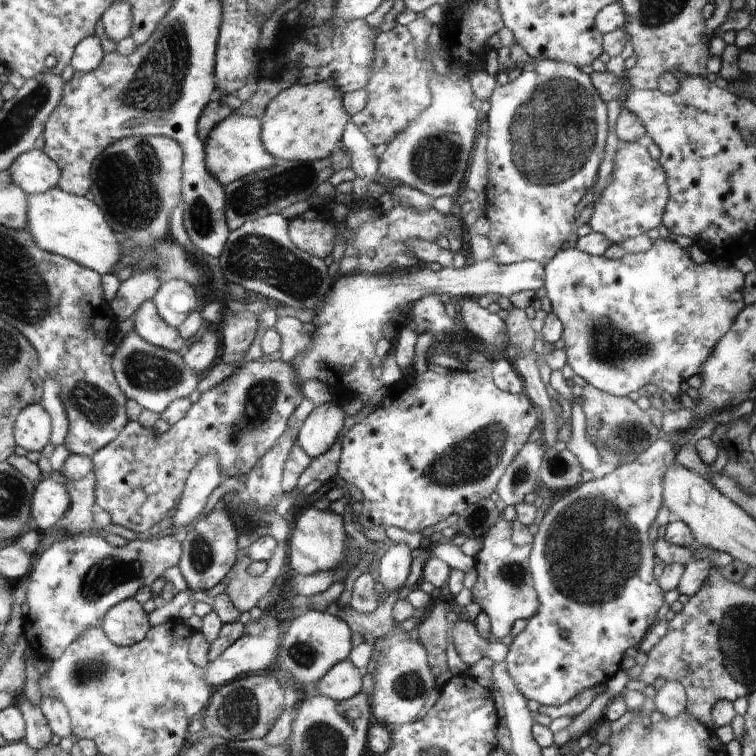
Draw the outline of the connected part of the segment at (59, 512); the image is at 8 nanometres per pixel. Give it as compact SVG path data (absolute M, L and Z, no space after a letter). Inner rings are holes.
M54 477L39 480L34 486L35 494L31 502L34 527L48 530L66 514L71 506L71 497L62 482L54 482Z

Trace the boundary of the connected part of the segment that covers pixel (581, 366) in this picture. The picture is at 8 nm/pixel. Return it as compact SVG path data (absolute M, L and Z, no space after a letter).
M669 238L653 241L652 248L646 252L616 260L590 256L578 247L568 248L544 266L544 287L552 312L562 323L567 363L574 374L612 395L636 396L642 386L652 384L671 405L678 404L687 380L700 374L704 360L708 360L716 344L731 331L732 323L746 307L744 283L745 274L732 263L718 267L708 261L698 266L686 250Z

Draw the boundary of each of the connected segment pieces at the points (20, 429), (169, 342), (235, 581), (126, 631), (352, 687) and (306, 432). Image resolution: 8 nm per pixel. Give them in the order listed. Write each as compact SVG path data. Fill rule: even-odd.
M41 403L30 404L20 414L15 434L20 446L28 451L40 452L51 438L51 413Z
M152 300L142 304L135 312L134 320L136 334L154 346L182 354L191 343L160 316Z
M290 538L277 544L270 564L261 576L252 576L248 572L251 558L239 550L236 566L230 570L225 593L230 597L238 612L248 612L269 592L274 592L282 575L282 568L287 564Z
M135 598L115 604L107 612L101 628L113 642L123 647L138 644L147 638L146 632L151 630L148 614Z
M342 660L316 683L316 688L320 695L342 702L363 690L363 675L352 661Z
M322 403L309 411L308 418L296 436L300 448L315 459L334 446L340 430L344 426L344 410L334 404Z

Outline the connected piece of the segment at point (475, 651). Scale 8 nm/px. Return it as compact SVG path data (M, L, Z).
M467 617L454 623L450 636L452 636L452 642L454 642L458 656L468 667L471 667L484 656L488 656L494 663L502 662L506 658L508 647L506 648L503 643L500 644L492 636L489 636L488 640L482 638L473 621Z

